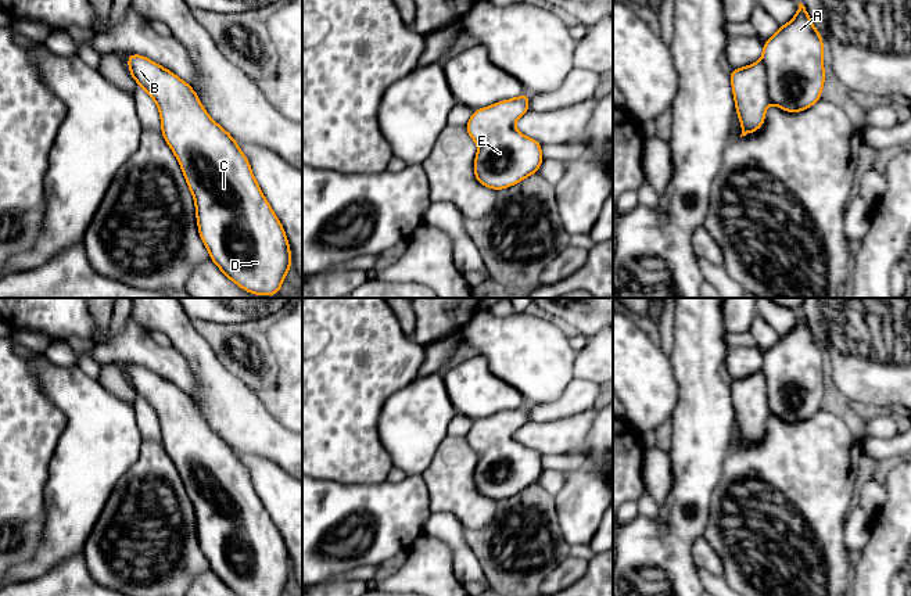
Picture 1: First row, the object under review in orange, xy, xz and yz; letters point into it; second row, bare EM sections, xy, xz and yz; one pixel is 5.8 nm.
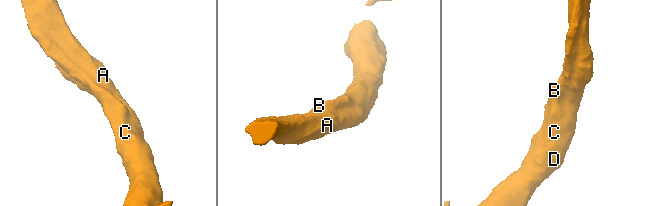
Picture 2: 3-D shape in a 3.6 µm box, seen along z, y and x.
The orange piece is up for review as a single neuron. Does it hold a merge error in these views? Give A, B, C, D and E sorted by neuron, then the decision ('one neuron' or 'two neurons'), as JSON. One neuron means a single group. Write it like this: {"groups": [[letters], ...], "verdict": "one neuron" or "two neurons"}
{"groups": [["A", "B", "C", "D", "E"]], "verdict": "one neuron"}

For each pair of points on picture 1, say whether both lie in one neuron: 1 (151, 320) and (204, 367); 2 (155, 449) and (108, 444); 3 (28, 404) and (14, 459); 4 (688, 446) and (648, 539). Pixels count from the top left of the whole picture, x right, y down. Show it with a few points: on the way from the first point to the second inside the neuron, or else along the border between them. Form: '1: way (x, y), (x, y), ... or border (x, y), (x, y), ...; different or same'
1: way (167, 322), (197, 352); same
2: border (143, 440), (137, 460), (122, 476); different
3: way (14, 417), (14, 445); same
4: way (688, 474), (688, 496), (678, 506), (675, 528); same

